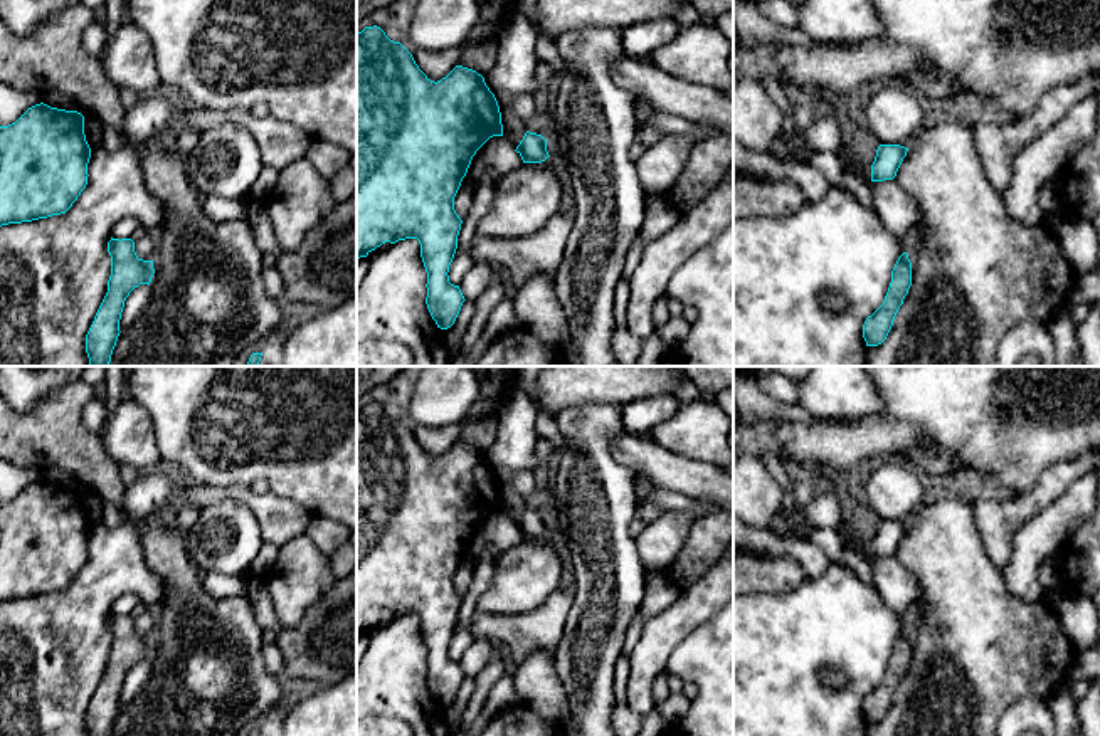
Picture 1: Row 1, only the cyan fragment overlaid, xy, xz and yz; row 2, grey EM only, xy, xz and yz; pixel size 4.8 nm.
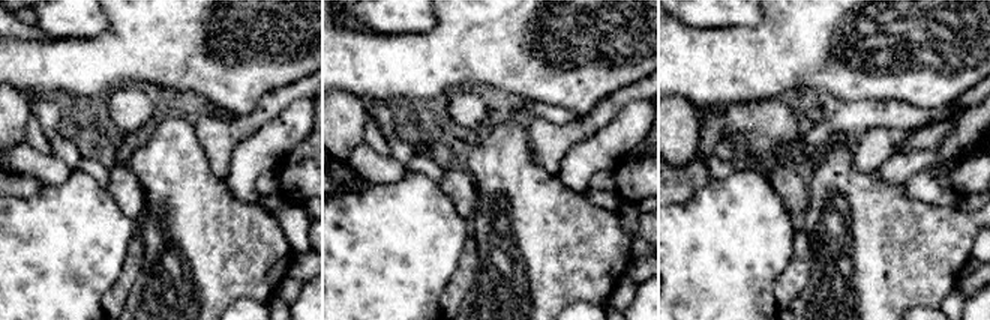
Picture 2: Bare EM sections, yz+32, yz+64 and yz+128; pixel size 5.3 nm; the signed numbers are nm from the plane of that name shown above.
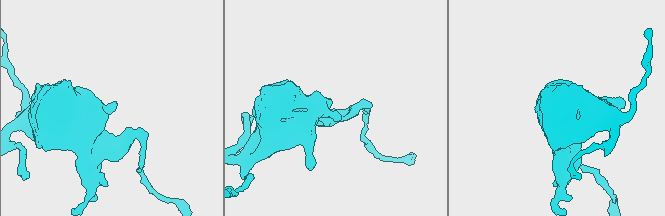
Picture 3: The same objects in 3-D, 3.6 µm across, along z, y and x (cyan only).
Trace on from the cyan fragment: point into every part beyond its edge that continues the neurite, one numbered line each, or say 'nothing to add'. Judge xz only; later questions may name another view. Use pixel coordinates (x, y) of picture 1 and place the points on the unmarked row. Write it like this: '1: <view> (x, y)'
1: xz (555, 540)

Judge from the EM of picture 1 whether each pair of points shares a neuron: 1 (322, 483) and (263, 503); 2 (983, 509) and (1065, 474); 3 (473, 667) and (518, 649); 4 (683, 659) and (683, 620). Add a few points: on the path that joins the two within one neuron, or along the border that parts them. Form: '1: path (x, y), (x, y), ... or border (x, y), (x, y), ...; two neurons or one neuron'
1: border (269, 491), (301, 504), (313, 515); two neurons
2: path (1003, 509), (1021, 509), (1045, 491); one neuron
3: border (475, 637), (488, 637), (497, 644); two neurons
4: border (713, 614), (675, 647), (665, 669); two neurons

